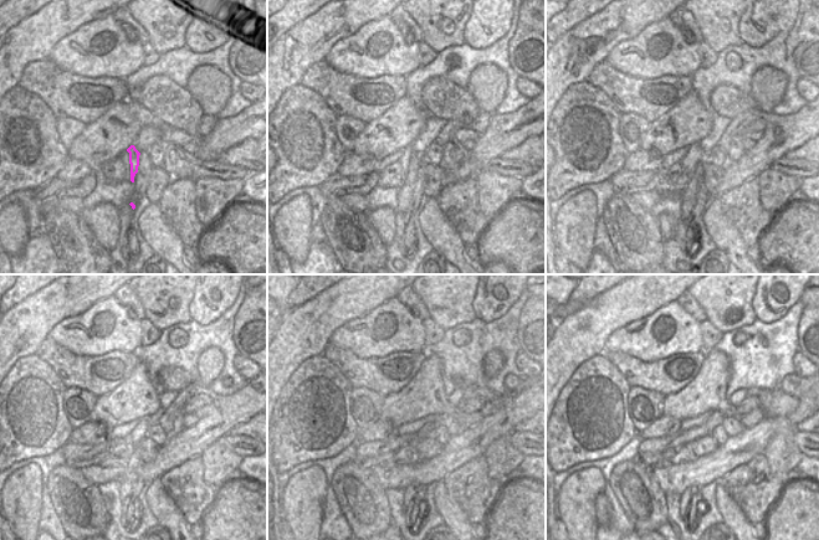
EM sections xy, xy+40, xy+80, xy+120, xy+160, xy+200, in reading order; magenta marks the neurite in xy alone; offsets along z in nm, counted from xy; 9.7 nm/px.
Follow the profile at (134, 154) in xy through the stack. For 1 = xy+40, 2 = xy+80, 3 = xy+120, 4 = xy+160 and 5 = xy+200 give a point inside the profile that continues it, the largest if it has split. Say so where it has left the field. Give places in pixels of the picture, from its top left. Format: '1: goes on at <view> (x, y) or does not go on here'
1: goes on at xy+40 (405, 193)
2: goes on at xy+80 (687, 195)
3: goes on at xy+120 (127, 488)
4: goes on at xy+160 (411, 490)
5: goes on at xy+200 (686, 497)

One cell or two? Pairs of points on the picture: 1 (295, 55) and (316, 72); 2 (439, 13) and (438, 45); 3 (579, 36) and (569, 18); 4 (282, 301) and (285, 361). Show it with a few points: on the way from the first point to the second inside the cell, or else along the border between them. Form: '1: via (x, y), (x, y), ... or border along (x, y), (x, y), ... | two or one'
1: border along (323, 58), (312, 63), (298, 83) | two
2: via (439, 20), (438, 37) | one
3: border along (597, 13), (579, 21), (558, 39) | two
4: border along (292, 308), (282, 312) | two

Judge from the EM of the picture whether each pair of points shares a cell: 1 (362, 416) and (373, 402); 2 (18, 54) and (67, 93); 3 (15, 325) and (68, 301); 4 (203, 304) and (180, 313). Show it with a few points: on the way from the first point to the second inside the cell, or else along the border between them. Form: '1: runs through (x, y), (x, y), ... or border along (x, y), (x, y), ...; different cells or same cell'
1: runs through (366, 412), (369, 406); same cell
2: border along (47, 57), (31, 61), (16, 85); different cells
3: runs through (29, 323), (55, 302); same cell
4: border along (195, 287), (195, 293), (189, 306), (190, 319); different cells

